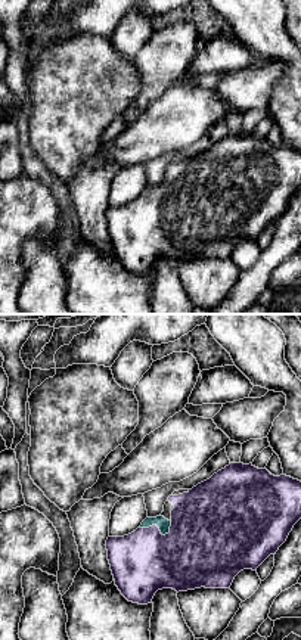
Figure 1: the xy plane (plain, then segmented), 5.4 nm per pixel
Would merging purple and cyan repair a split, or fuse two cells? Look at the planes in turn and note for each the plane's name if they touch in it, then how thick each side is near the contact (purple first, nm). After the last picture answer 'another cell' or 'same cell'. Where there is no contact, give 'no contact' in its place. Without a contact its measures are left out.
xy | 380/70 nm

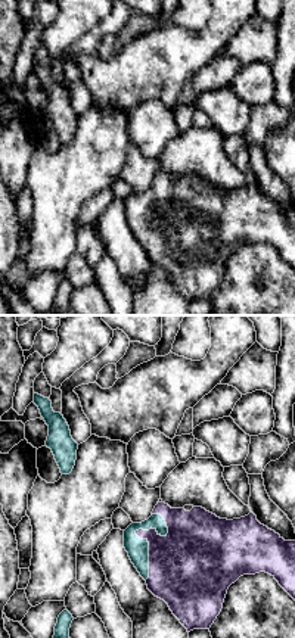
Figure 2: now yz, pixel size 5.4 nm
yz | 260/120 nm

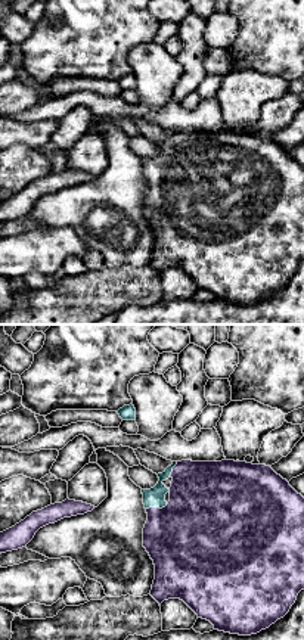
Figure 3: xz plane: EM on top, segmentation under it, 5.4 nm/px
xz | 460/80 nm

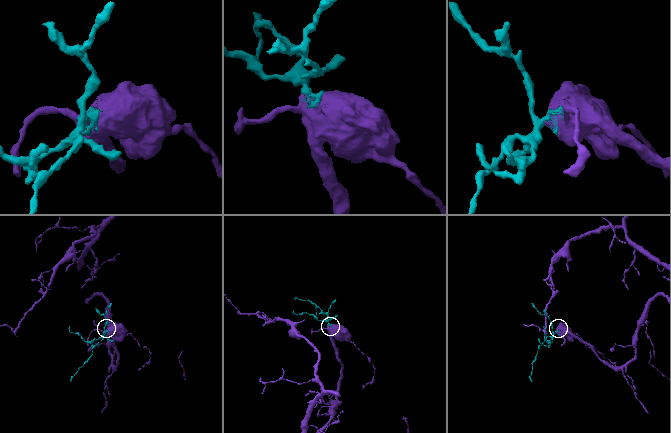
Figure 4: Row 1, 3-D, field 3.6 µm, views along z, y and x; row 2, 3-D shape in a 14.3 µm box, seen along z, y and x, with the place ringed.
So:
same cell

